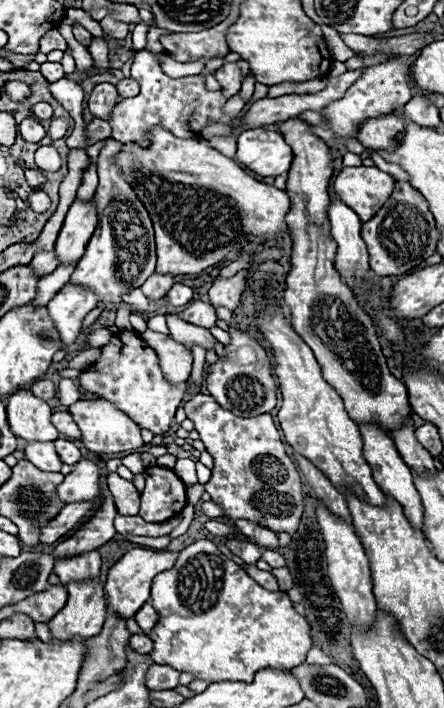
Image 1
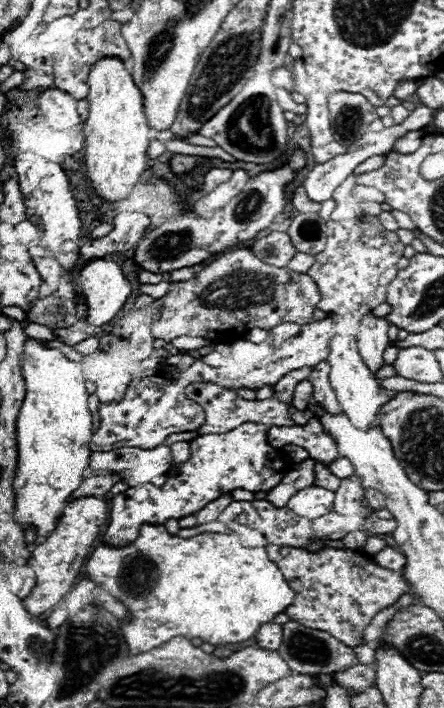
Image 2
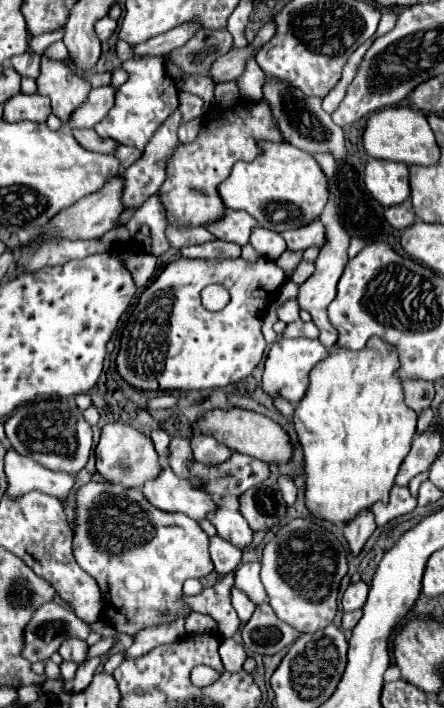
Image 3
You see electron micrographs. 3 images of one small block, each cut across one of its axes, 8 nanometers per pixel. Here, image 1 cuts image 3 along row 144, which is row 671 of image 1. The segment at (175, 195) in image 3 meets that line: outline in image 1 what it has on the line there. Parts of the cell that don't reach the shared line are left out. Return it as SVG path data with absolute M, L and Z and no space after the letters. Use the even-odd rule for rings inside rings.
M196 540L186 546L174 568L162 572L152 582L152 606L158 612L156 628L152 628L150 638L154 650L148 654L154 664L168 664L178 672L190 672L194 680L206 682L250 682L256 672L264 668L294 668L306 660L312 646L310 624L300 616L286 592L270 592L254 580L232 560L228 560L214 542Z

